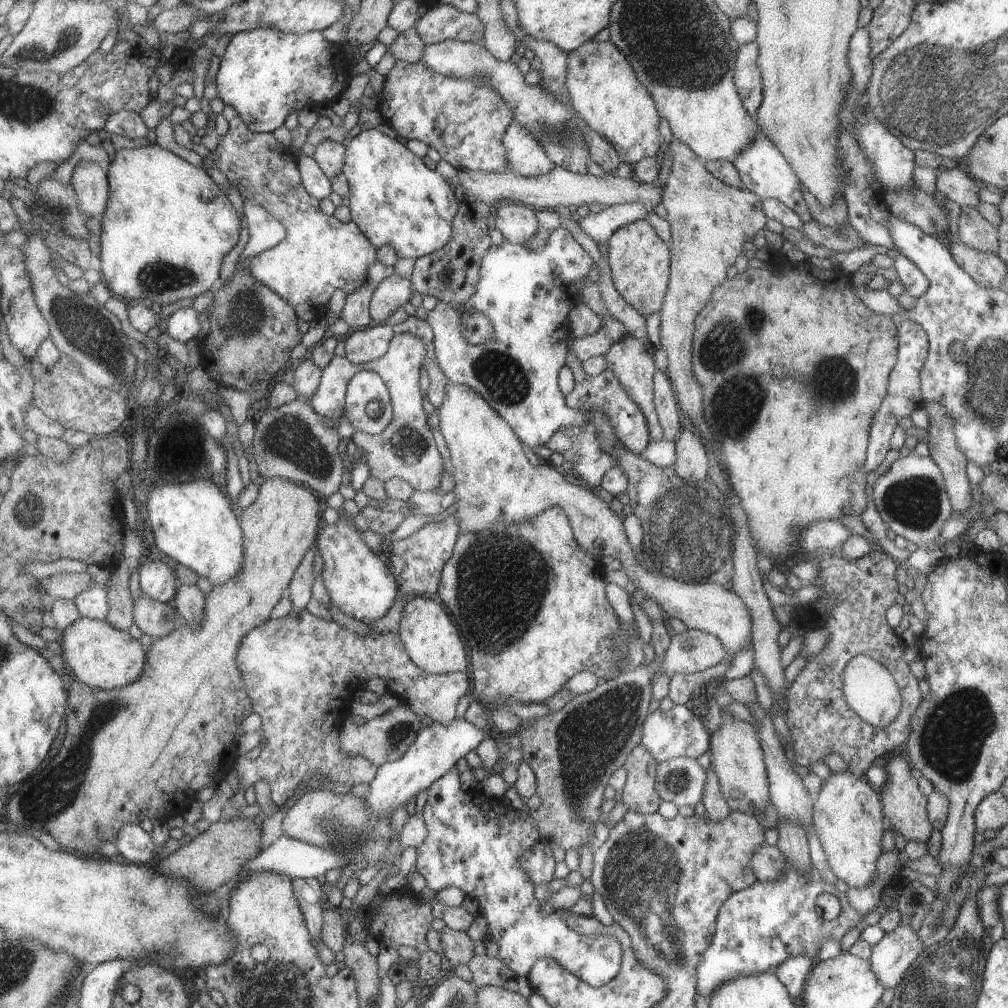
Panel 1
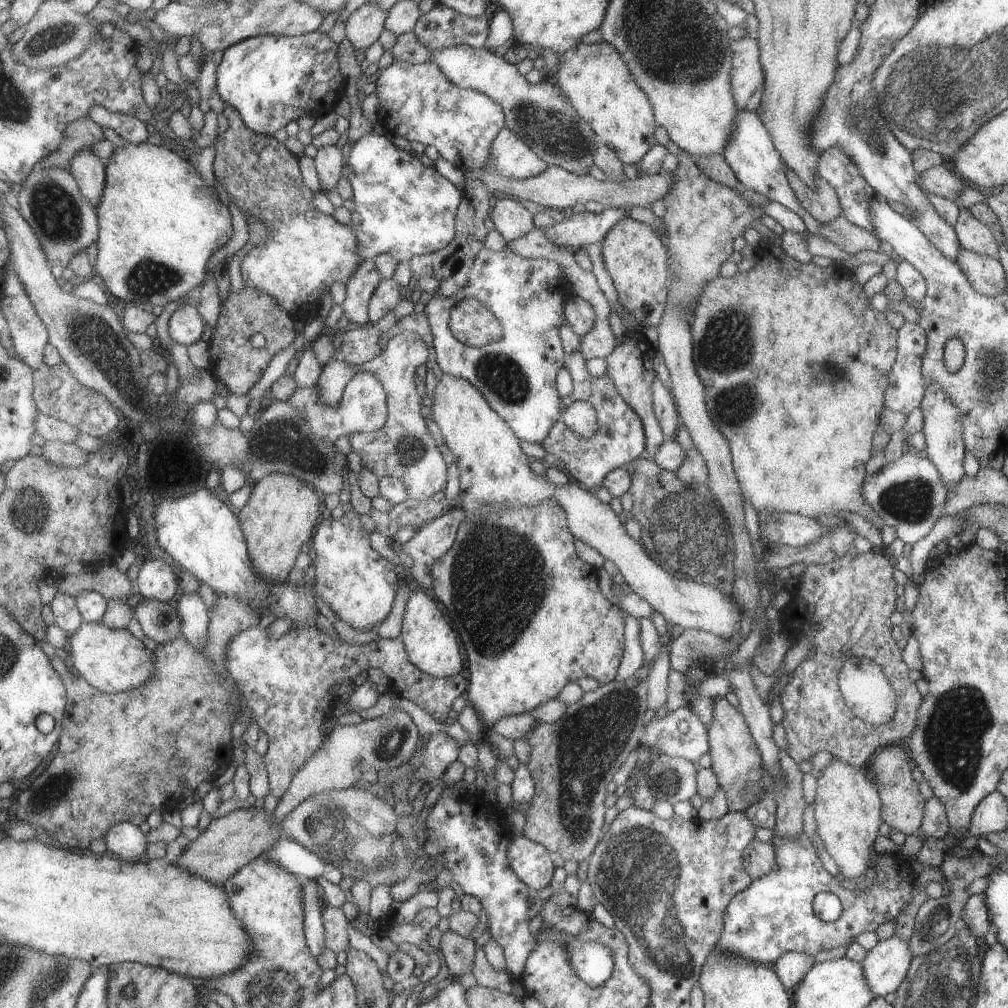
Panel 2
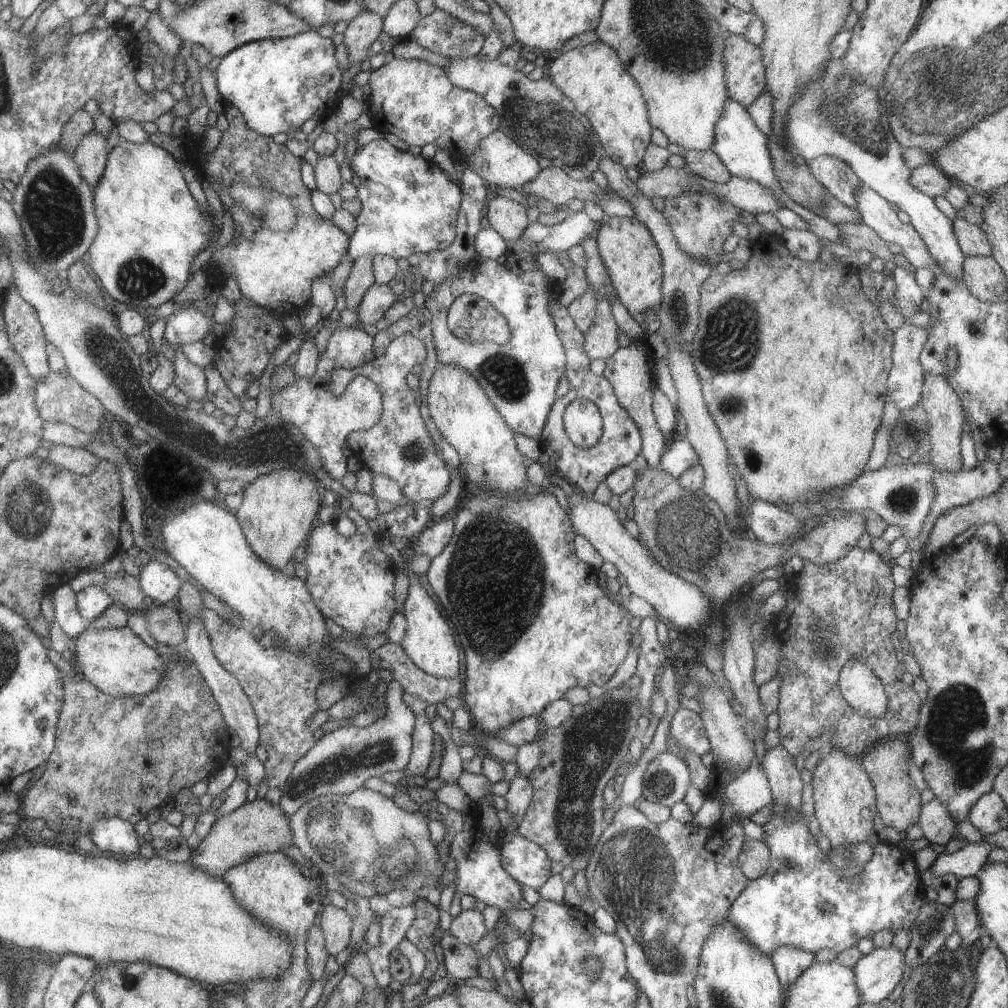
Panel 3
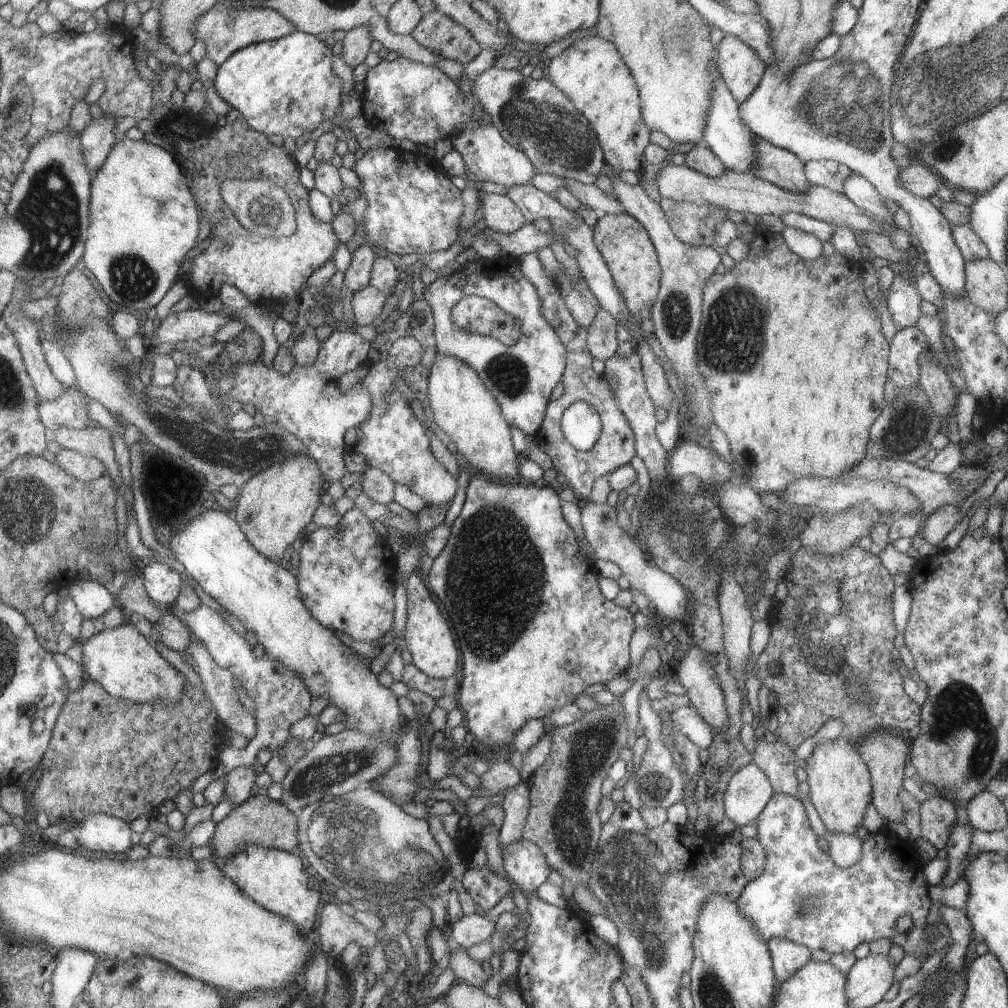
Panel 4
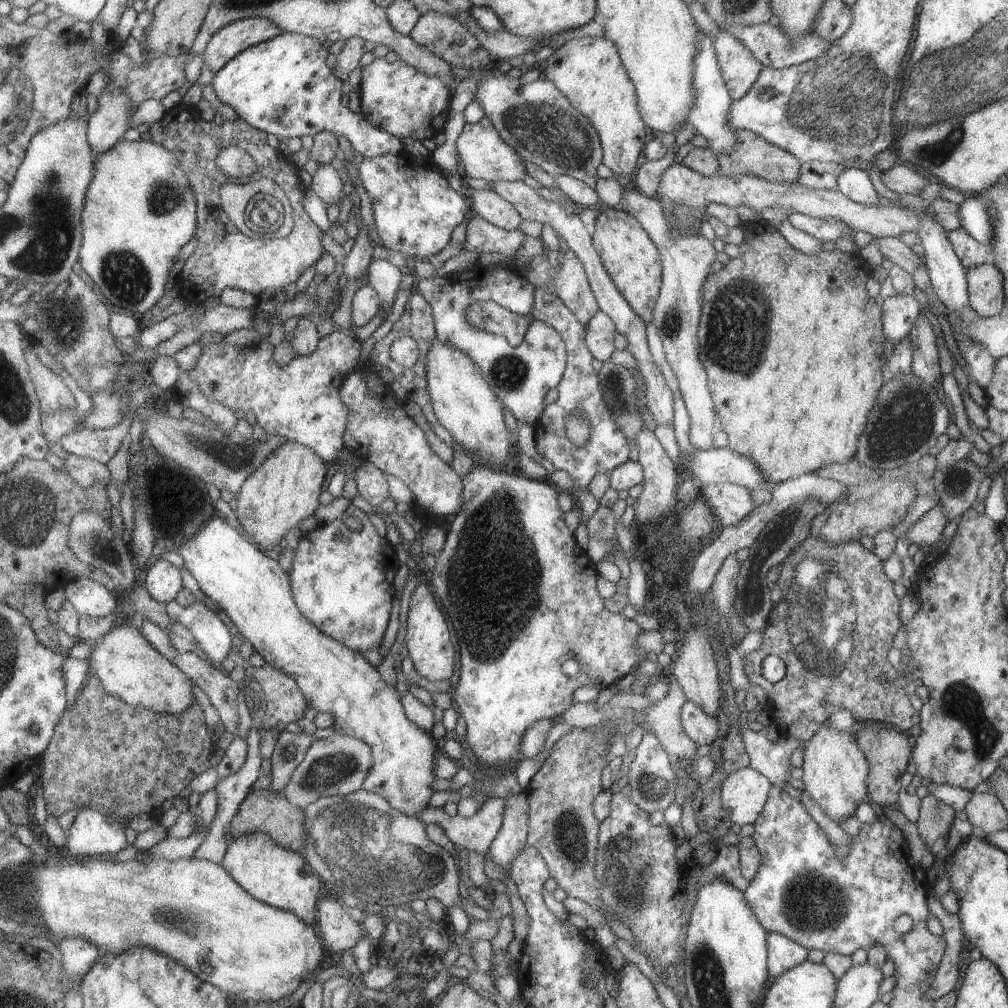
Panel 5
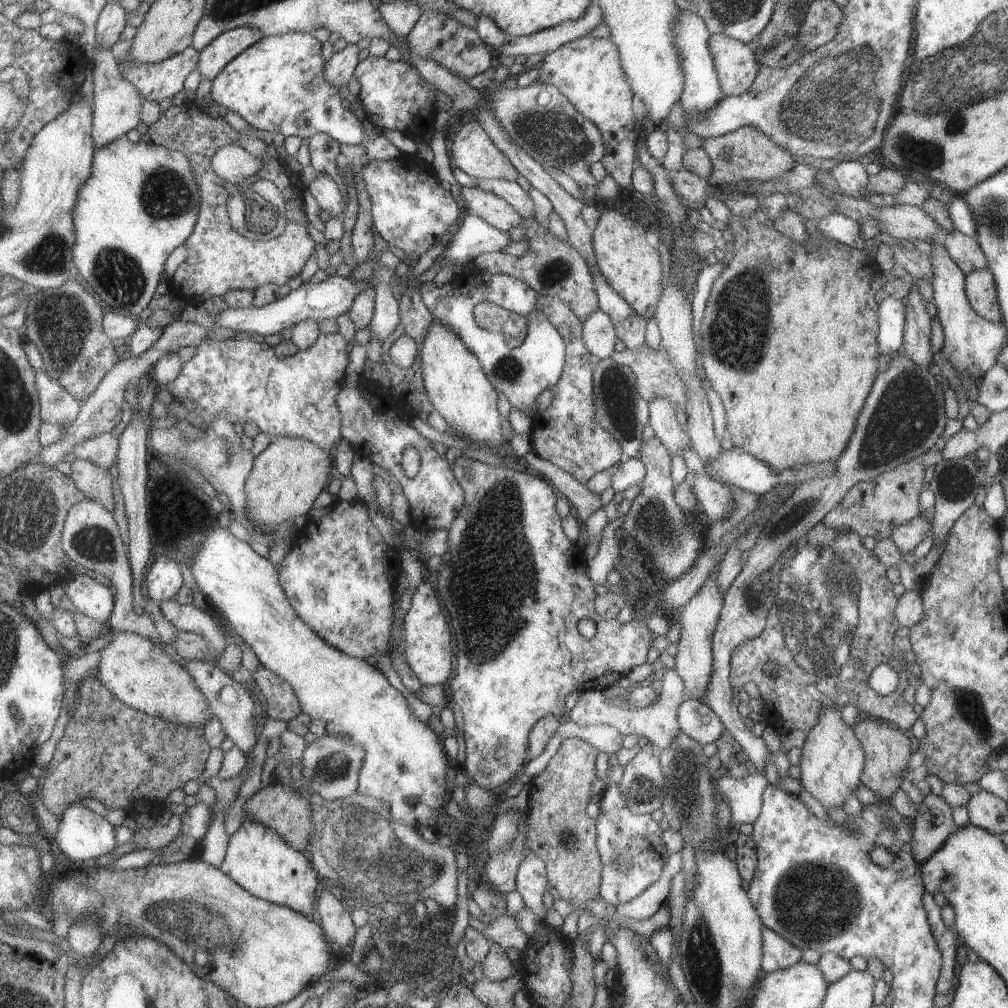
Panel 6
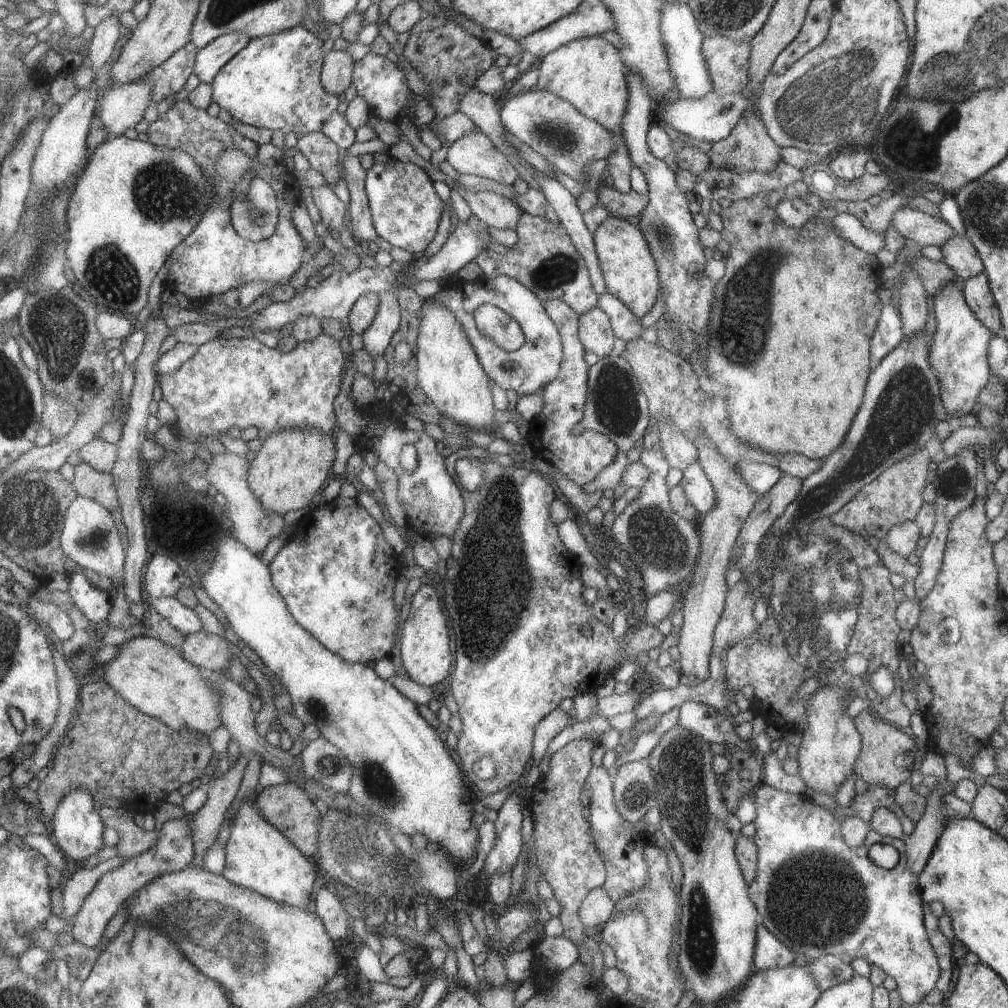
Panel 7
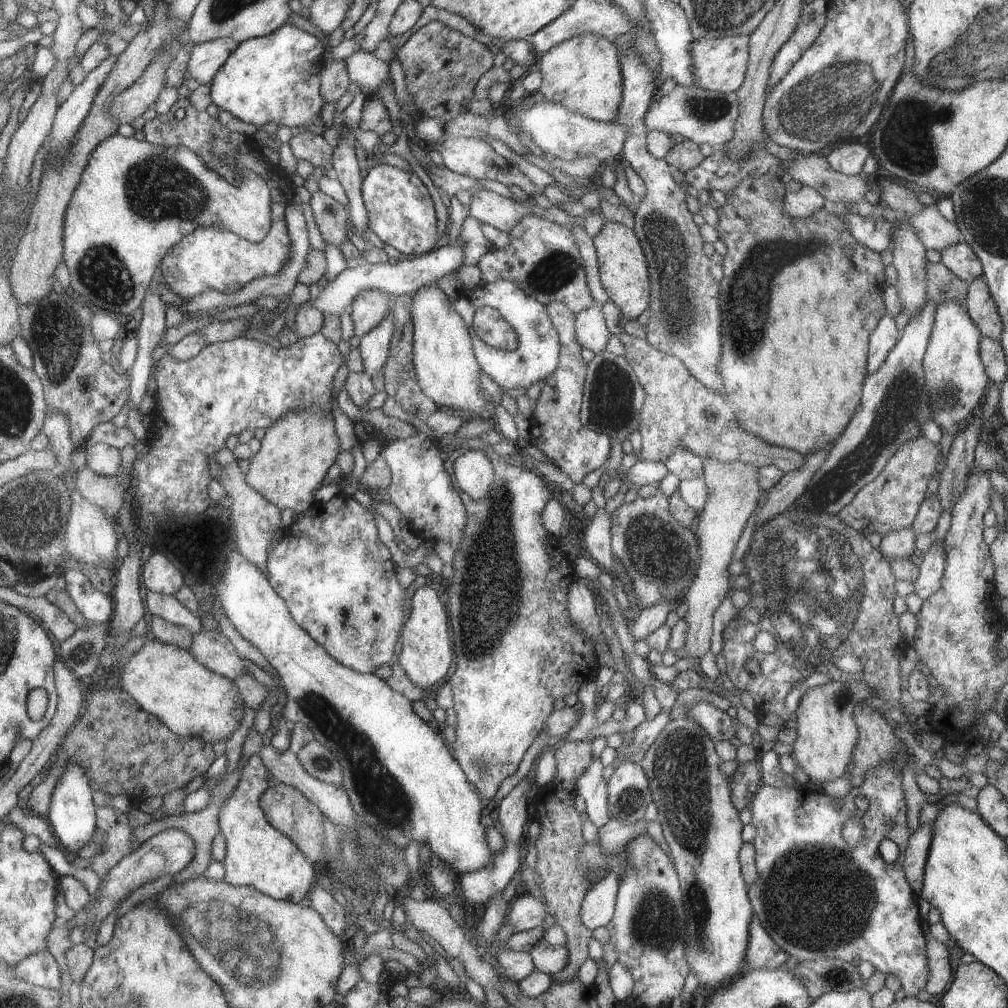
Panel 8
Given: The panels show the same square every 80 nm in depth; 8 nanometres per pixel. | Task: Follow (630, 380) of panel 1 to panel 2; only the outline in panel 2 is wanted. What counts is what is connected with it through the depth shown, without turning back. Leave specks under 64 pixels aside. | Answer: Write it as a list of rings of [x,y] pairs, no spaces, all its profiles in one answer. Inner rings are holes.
[[[637,329],[628,332],[626,341],[617,346],[604,358],[606,362],[606,375],[613,381],[617,394],[625,401],[638,416],[645,435],[645,456],[653,461],[657,449],[665,442],[662,430],[652,409],[652,382],[656,374],[651,366],[651,359],[655,348],[650,346],[642,331]]]

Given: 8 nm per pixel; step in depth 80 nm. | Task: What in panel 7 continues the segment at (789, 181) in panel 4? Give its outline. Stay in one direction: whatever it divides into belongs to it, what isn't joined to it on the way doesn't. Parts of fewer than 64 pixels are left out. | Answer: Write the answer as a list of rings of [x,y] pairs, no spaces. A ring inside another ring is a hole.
[[[749,106],[749,111],[735,123],[729,136],[711,143],[707,156],[713,166],[728,168],[739,174],[749,171],[769,172],[777,161],[781,161],[779,149],[774,140],[769,138],[760,116],[755,111],[751,111]]]

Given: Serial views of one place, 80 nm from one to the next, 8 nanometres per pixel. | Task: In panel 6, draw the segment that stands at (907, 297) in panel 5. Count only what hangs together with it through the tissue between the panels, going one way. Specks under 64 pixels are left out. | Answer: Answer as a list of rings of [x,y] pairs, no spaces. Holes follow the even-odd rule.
[[[887,297],[878,304],[878,356],[892,355],[901,350],[904,329],[904,304]]]

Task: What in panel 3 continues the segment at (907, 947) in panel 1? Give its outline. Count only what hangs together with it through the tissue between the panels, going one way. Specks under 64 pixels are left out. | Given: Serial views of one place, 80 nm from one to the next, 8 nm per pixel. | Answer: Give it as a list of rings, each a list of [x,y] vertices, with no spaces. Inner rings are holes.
[[[892,944],[861,955],[851,968],[859,1003],[875,1004],[887,999],[899,982],[905,966],[904,954]]]

